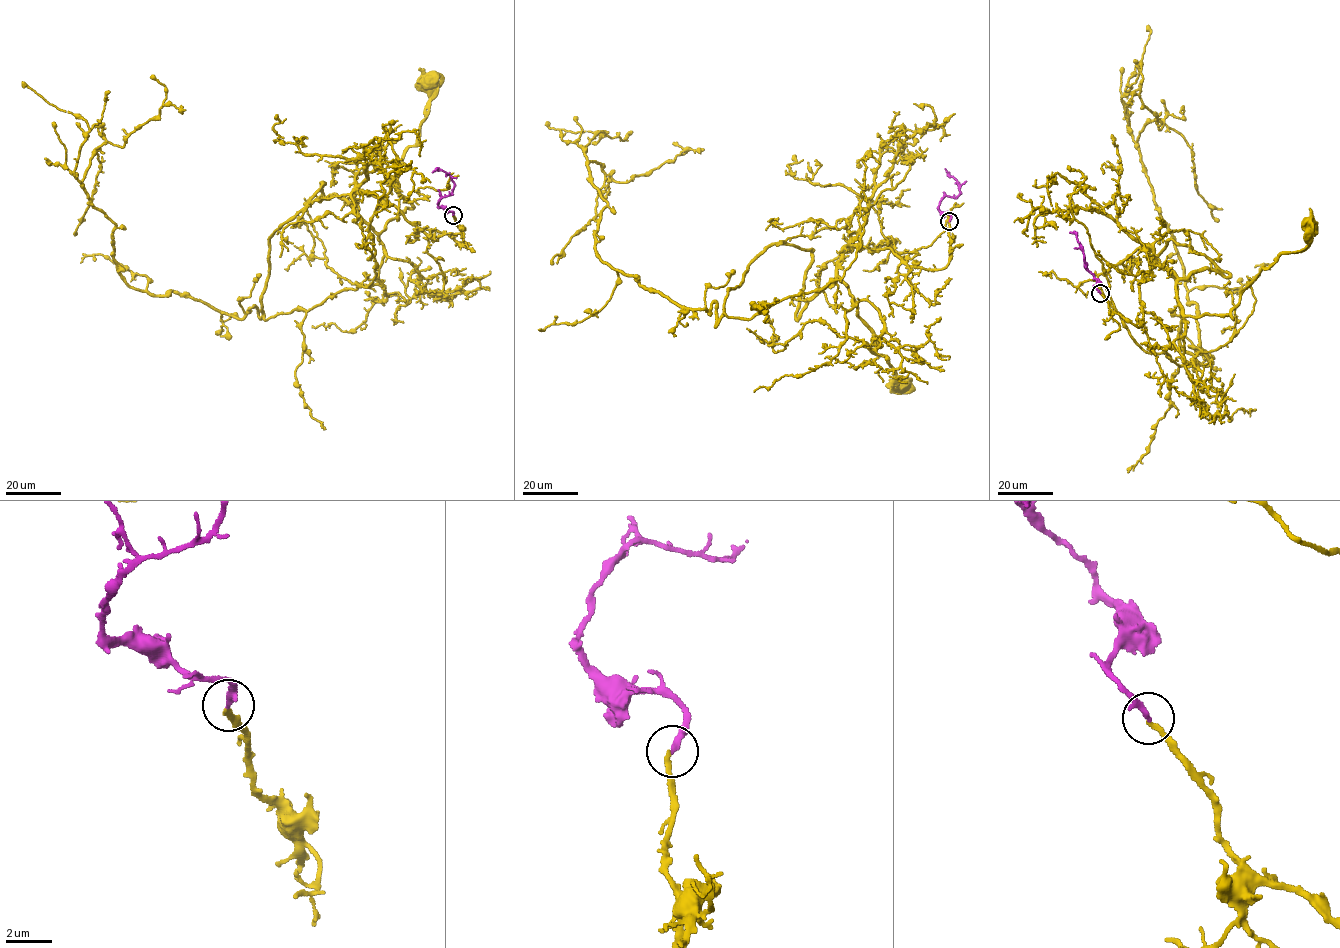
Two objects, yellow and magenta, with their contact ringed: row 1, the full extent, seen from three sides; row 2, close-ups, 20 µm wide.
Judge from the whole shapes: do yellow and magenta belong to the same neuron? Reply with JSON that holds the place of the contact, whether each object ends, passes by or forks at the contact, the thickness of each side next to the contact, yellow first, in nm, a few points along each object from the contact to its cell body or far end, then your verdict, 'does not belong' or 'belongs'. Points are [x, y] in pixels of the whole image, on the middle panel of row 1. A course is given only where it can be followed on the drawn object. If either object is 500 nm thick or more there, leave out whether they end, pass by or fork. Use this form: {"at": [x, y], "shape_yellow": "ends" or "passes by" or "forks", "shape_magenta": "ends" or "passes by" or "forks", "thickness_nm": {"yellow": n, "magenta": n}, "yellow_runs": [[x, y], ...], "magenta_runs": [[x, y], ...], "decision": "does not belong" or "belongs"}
{"at": [949, 221], "shape_yellow": "ends", "shape_magenta": "ends", "thickness_nm": {"yellow": 200, "magenta": 240}, "yellow_runs": [[949, 221], [940, 269], [850, 245], [838, 265], [880, 345], [865, 344], [899, 383]], "magenta_runs": [[949, 221], [949, 214], [941, 213], [938, 208], [939, 202], [944, 196], [956, 198], [961, 191], [945, 168]], "decision": "belongs"}

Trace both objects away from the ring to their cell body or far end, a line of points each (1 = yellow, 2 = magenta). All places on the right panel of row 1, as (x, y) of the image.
1: (1100, 293), (1139, 327), (1153, 255), (1177, 279), (1185, 315), (1233, 318), (1263, 267), (1310, 242), (1309, 226)
2: (1100, 293), (1094, 277), (1084, 267), (1083, 248), (1075, 233), (1069, 233)

